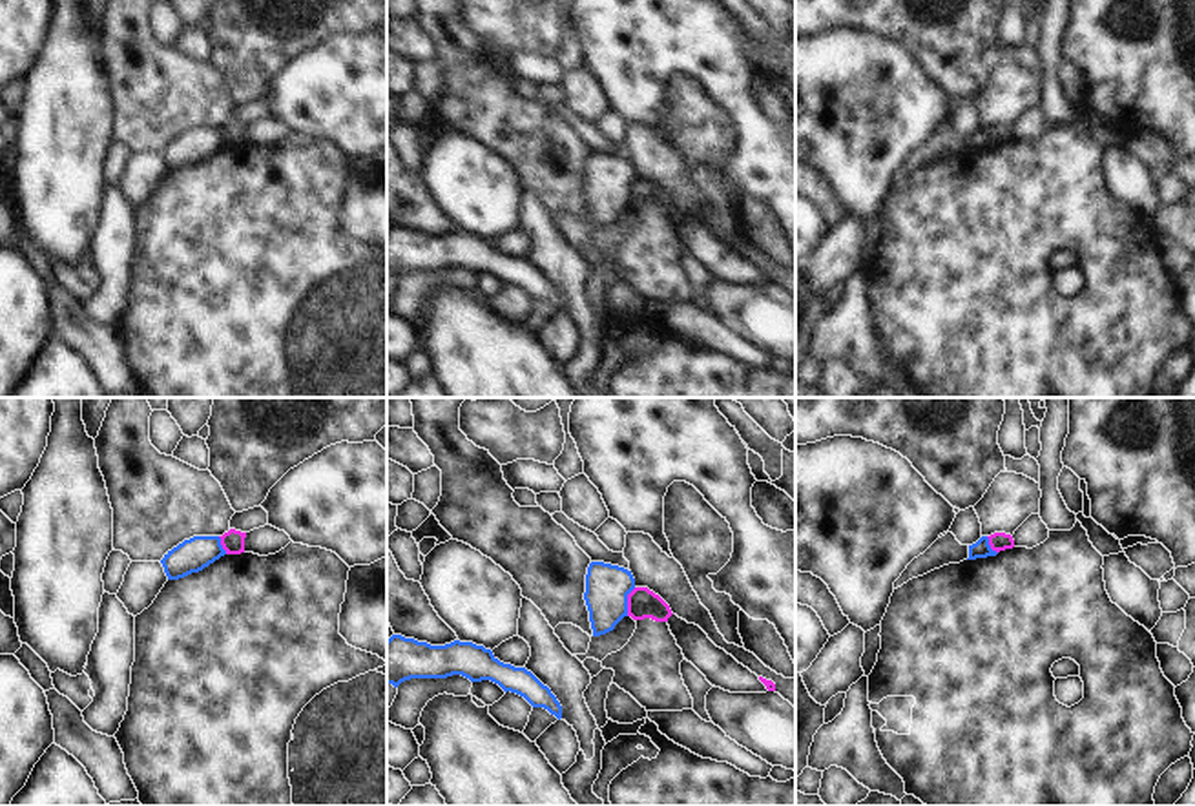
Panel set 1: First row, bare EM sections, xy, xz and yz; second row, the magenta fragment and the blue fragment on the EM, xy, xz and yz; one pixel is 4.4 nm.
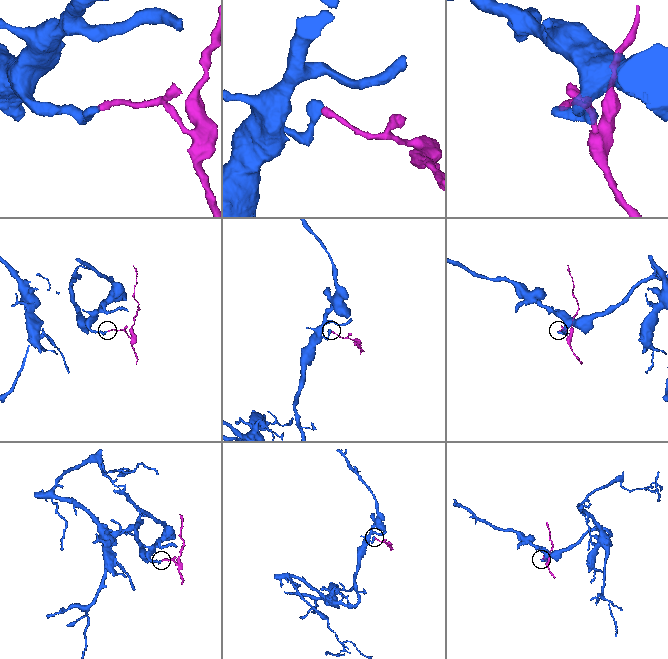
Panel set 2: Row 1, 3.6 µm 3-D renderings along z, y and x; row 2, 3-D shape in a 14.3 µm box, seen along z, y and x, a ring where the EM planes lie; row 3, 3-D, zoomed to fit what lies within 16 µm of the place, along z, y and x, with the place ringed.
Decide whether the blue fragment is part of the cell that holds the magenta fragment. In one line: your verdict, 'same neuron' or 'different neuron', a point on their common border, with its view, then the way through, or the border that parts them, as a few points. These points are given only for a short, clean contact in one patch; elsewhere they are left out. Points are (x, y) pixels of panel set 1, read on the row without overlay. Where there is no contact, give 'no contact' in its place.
different neuron; contact xz (628, 194); border xz (635, 179), (628, 186), (626, 206)

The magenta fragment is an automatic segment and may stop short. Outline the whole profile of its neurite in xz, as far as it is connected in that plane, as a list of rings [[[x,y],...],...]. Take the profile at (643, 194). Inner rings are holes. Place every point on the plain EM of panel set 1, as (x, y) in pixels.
[[[635,179],[628,186],[628,208],[633,212],[651,210],[655,213],[668,213],[671,206],[670,197],[648,179]]]

